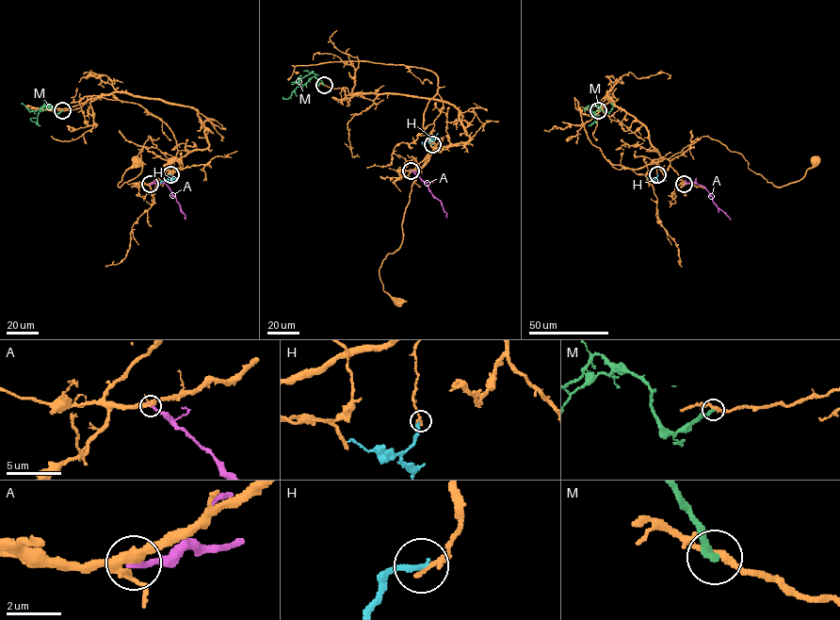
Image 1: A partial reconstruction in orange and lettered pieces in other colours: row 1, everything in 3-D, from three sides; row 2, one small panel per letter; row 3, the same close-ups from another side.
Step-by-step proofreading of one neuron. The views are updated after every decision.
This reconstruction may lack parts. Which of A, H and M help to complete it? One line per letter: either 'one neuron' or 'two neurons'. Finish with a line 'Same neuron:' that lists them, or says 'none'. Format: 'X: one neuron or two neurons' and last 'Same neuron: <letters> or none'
A: two neurons
H: two neurons
M: two neurons
Same neuron: none

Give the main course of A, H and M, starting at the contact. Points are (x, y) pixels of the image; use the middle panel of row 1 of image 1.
A: (411, 171), (441, 202), (447, 218)
H: (432, 144), (429, 140), (438, 133)
M: (324, 85), (314, 76), (297, 87), (288, 99), (282, 97)

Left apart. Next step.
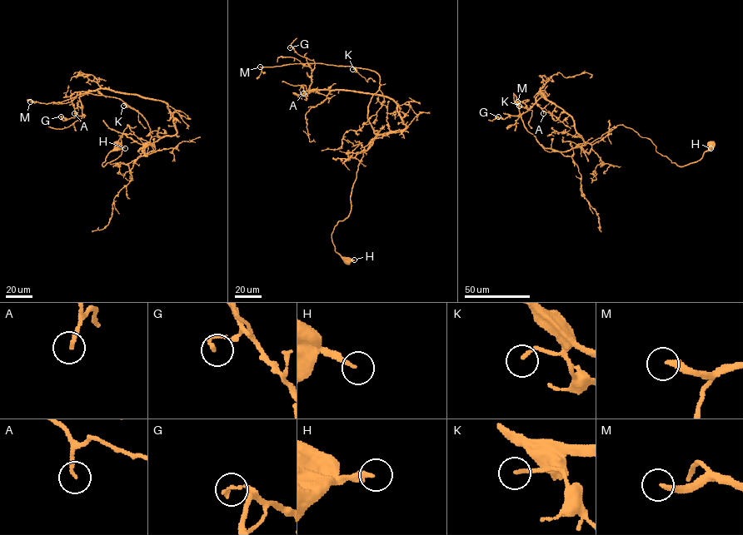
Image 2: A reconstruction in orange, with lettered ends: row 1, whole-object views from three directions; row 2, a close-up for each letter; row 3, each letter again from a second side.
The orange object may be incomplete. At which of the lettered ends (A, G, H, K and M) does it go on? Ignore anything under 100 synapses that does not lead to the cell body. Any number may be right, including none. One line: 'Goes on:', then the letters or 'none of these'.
Goes on: M

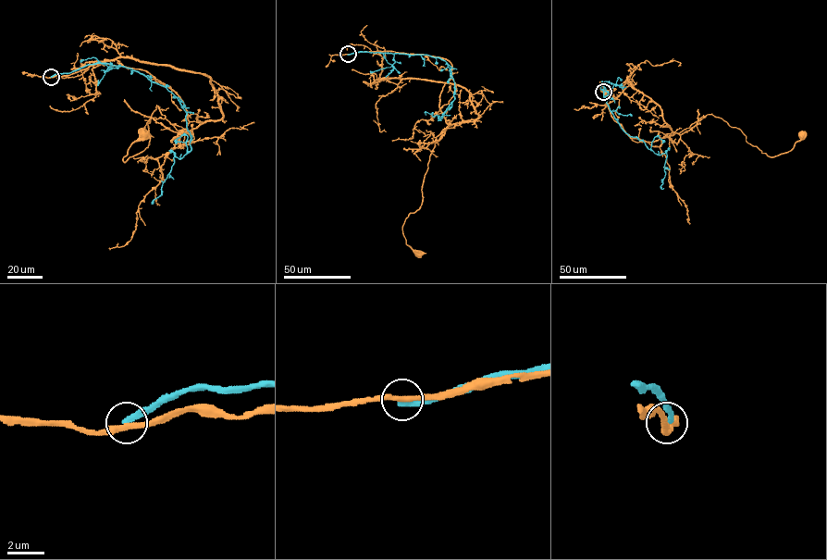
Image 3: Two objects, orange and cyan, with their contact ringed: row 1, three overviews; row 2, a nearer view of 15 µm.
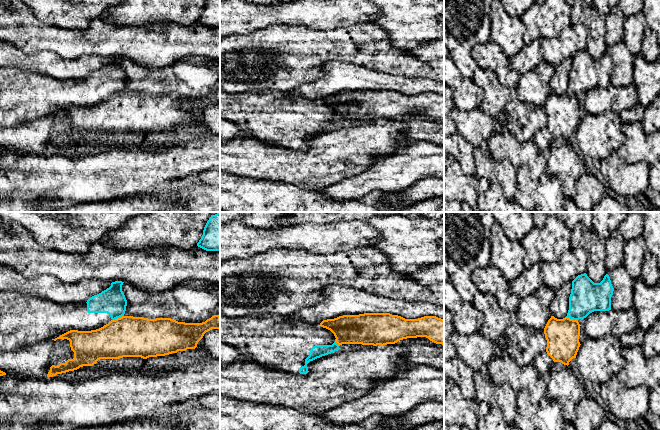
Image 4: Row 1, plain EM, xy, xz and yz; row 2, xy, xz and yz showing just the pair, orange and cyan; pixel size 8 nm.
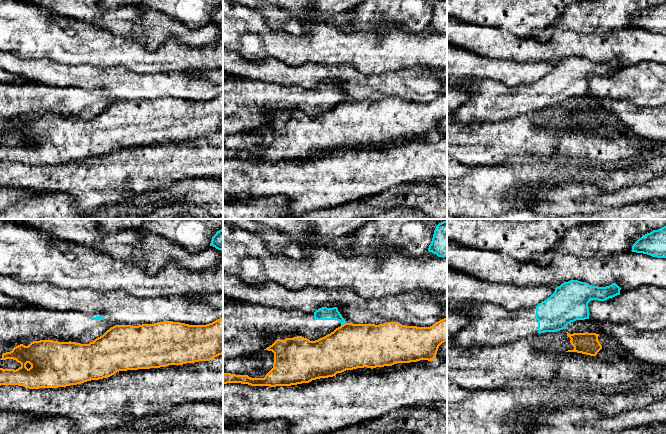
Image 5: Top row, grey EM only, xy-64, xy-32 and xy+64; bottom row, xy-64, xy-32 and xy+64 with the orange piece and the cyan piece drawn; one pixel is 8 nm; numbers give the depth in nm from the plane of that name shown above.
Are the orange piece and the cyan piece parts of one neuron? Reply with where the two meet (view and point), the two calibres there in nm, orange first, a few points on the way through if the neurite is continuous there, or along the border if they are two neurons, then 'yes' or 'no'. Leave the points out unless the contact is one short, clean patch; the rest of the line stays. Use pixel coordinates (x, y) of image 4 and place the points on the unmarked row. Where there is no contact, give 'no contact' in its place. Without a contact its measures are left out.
xy (117, 94) | 320/220 nm | along xy (123, 91), (112, 96) | no

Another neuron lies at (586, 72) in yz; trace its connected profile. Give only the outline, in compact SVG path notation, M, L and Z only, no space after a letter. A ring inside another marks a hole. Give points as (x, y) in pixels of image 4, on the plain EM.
M586 49L578 51L572 57L569 73L568 94L583 96L594 87L611 86L611 73L614 64L608 50L600 59L594 59Z

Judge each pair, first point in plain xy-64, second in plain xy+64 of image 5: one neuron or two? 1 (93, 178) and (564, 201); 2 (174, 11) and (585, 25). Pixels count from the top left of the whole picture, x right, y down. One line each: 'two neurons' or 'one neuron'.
1: two neurons
2: one neuron

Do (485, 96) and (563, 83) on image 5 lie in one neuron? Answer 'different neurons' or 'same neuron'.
same neuron

